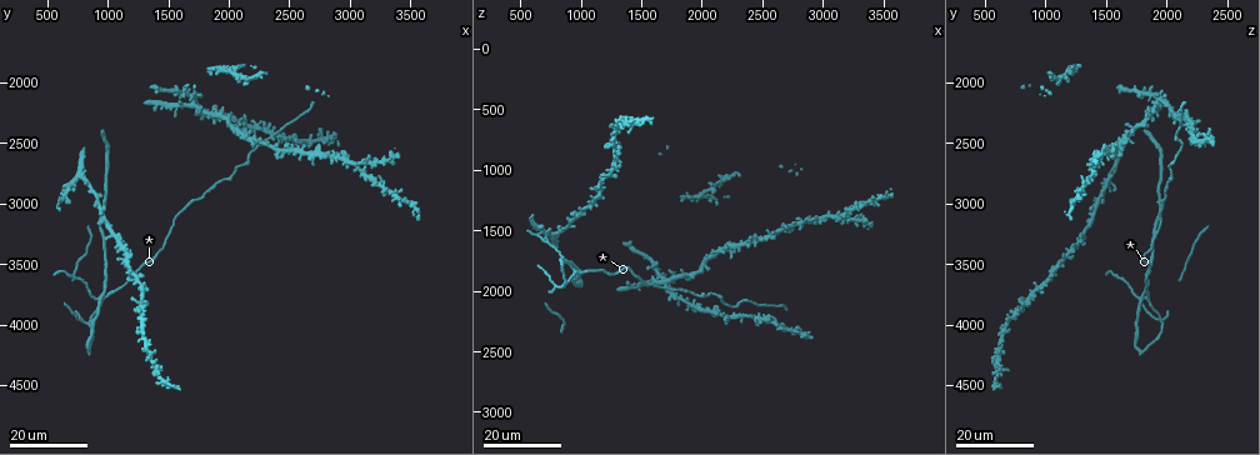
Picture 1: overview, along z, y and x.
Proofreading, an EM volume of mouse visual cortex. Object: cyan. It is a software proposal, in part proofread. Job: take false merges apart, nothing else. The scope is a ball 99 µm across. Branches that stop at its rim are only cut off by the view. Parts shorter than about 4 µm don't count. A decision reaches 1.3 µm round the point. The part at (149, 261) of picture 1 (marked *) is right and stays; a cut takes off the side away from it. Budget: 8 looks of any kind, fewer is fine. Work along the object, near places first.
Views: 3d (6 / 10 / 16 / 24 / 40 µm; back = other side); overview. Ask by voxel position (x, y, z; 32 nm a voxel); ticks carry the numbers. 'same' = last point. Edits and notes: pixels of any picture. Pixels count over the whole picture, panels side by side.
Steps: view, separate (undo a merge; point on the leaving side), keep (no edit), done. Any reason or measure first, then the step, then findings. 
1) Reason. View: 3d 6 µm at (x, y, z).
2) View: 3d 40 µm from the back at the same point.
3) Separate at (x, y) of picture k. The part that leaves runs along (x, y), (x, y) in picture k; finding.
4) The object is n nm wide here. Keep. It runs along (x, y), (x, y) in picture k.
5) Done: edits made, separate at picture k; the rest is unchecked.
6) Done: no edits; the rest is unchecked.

Looks like a crossing. View: 3d 16 µm at (960, 3780, 1780).

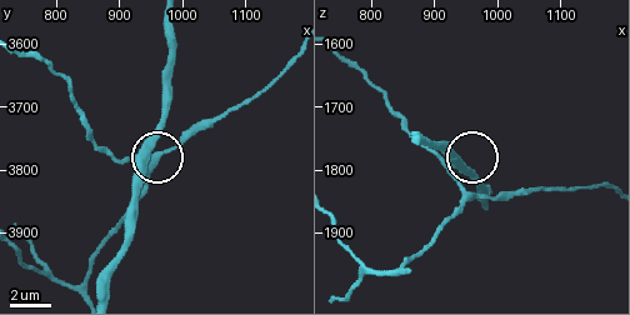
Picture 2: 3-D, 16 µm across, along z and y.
Closer look. View: 3d 10 µm at (945, 3770, 1795).

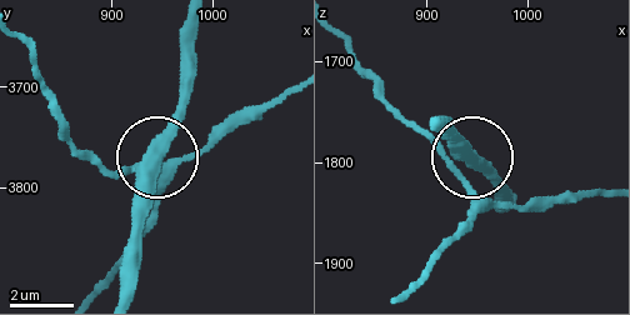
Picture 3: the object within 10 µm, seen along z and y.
Zoom in. View: 3d 6 µm at the same point.

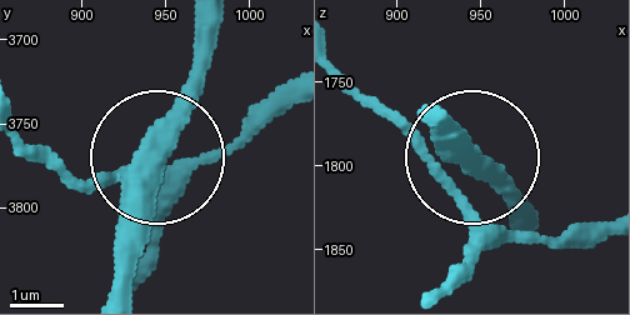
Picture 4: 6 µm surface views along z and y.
The object is 370 nm wide here. Keep. All the same cell.

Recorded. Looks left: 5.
A fork. View: 3d 24 µm at (2080, 2380, 1700).

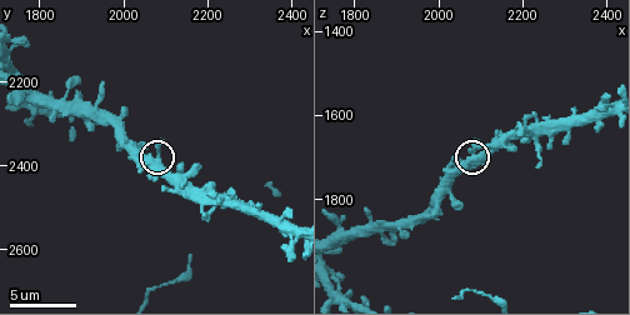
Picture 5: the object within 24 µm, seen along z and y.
View: 3d 6 µm at (2080, 2390, 1725).

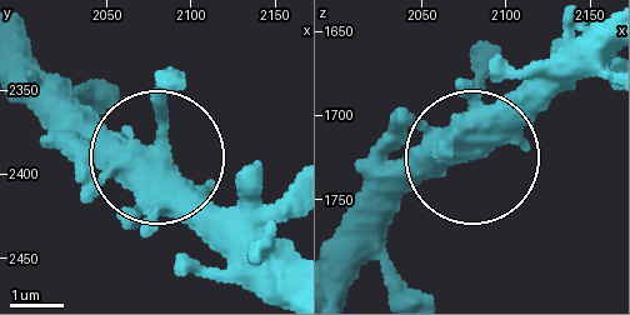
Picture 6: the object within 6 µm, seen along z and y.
The object is 410 nm wide here. Keep. It runs along (33, 56), (140, 146), (154, 136), (154, 74) in picture 6; all the same cell.

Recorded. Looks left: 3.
View: 3d 24 µm at (2740, 2560, 1460).

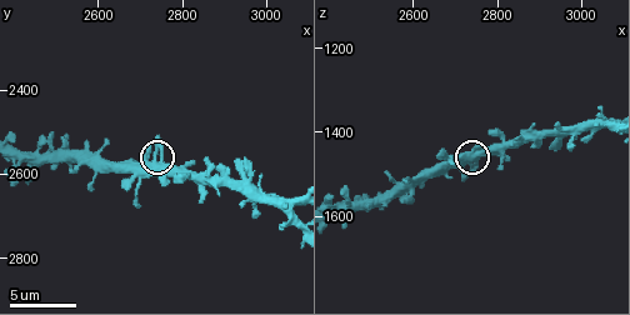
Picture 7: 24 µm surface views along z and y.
Zoom in. View: 3d 10 µm at the same point.

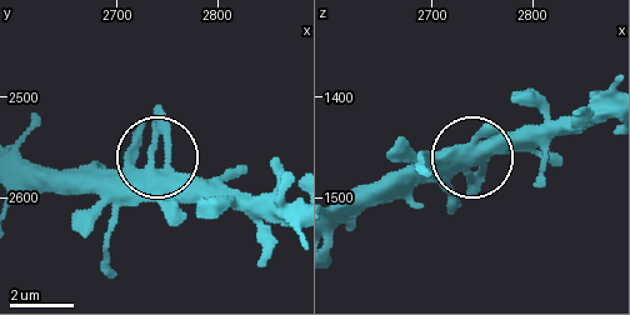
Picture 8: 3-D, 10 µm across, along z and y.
Keep. One cell here.

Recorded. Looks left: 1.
View: 3d 16 µm at (2870, 2595, 1400).

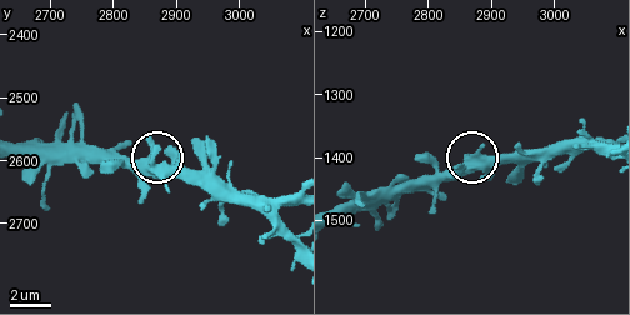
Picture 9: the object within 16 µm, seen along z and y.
The object is 410 nm wide here. Keep. It runs along (21, 141), (76, 141), (193, 170), (199, 158) in picture 9; continuous, no second cell.

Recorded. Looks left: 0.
Done: no edits; the rest is unchecked.

